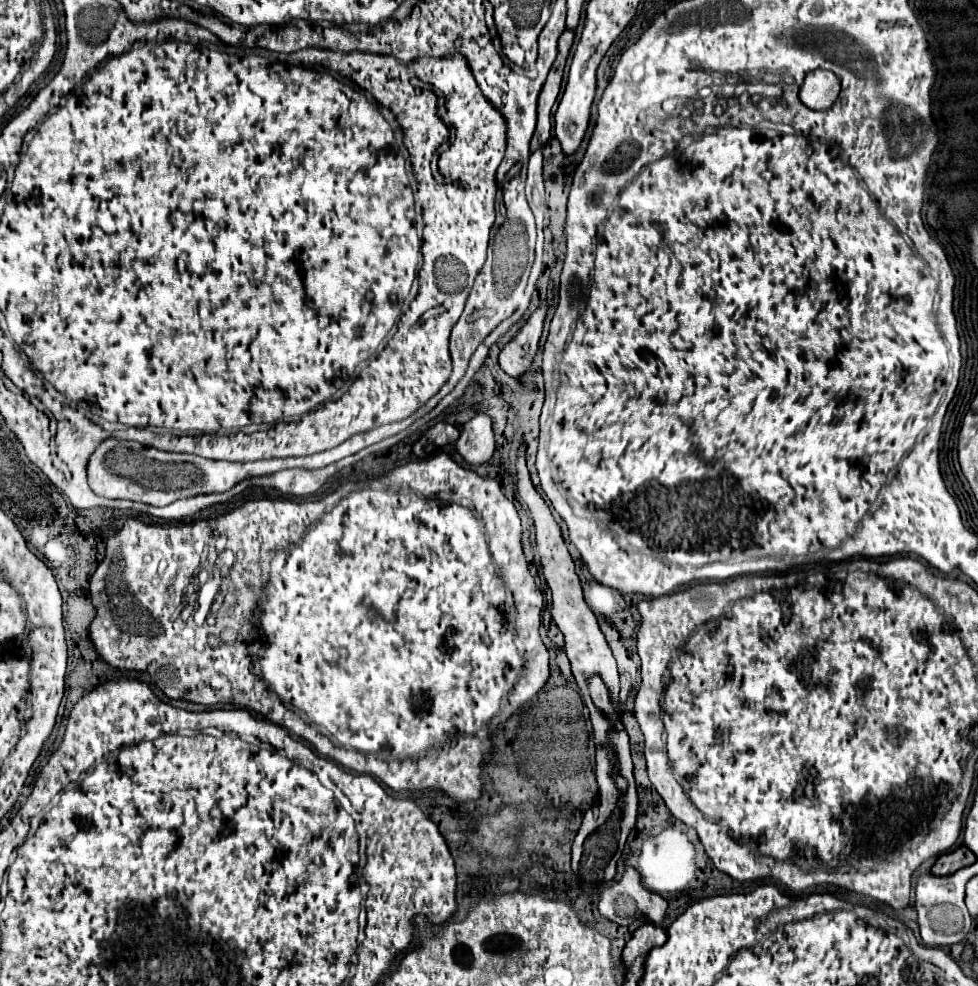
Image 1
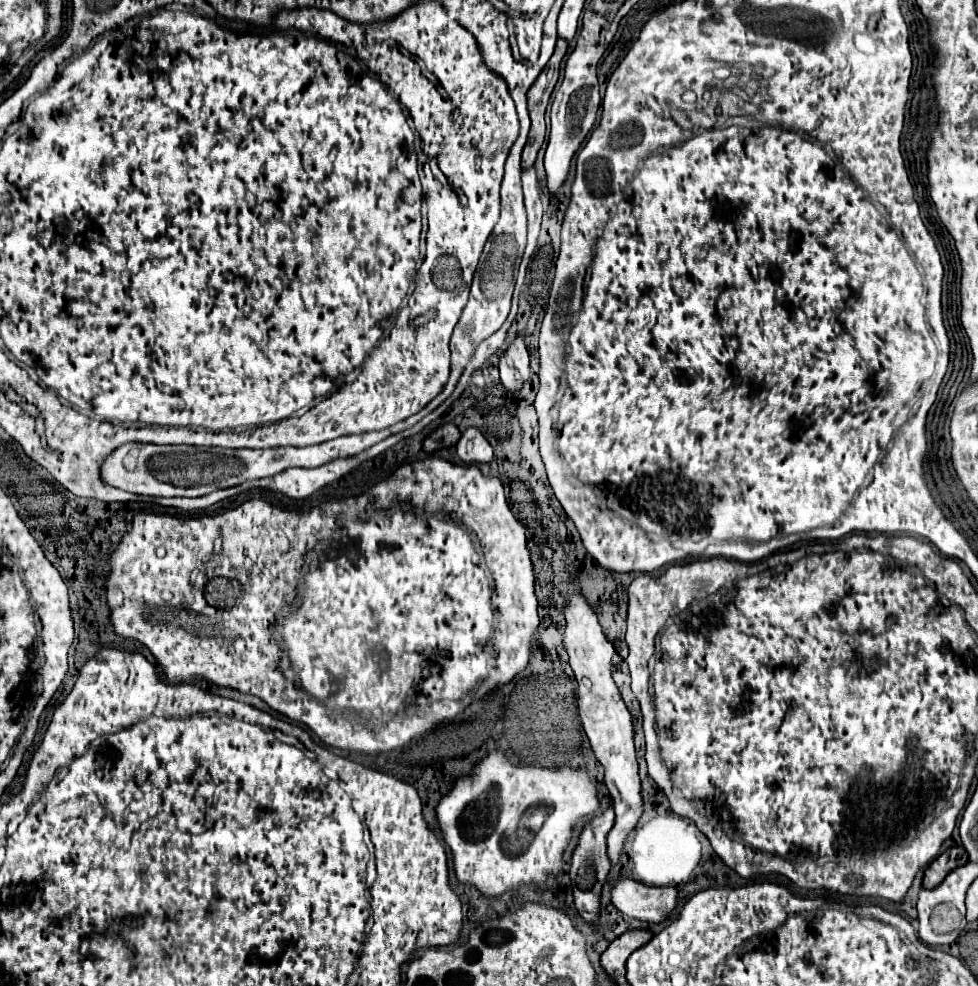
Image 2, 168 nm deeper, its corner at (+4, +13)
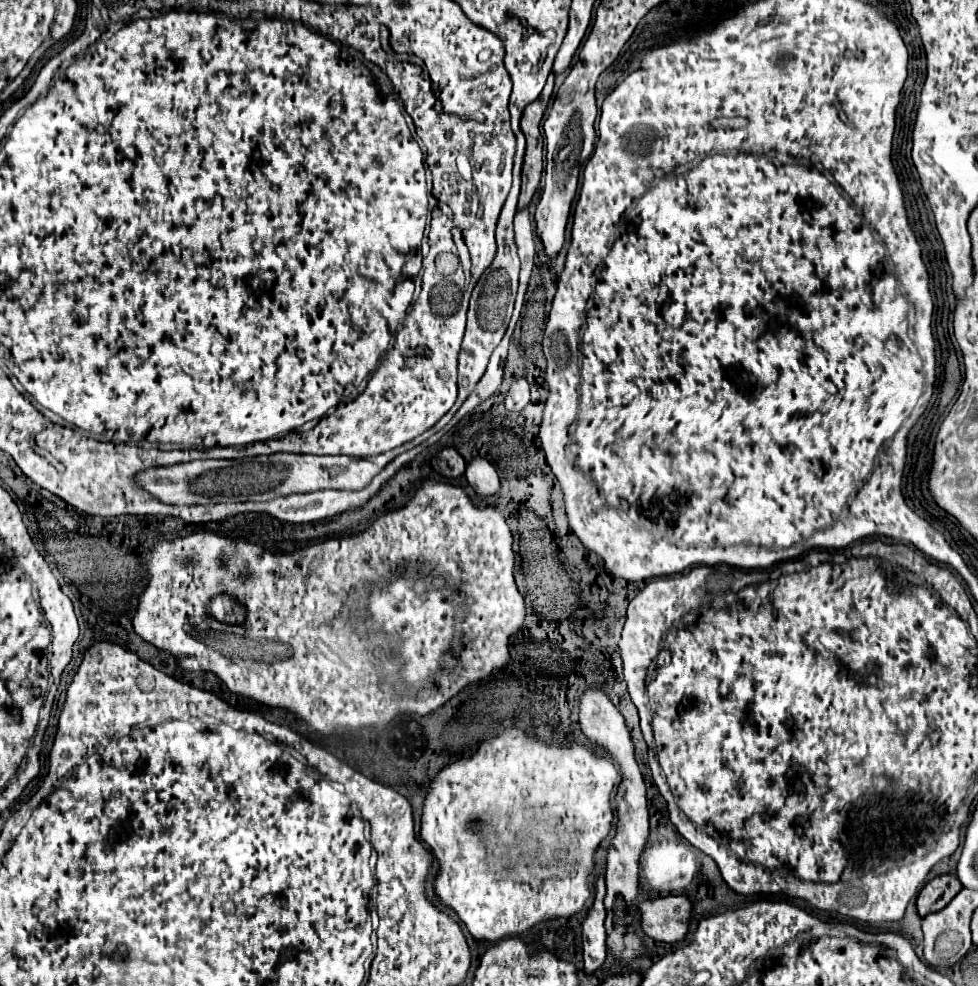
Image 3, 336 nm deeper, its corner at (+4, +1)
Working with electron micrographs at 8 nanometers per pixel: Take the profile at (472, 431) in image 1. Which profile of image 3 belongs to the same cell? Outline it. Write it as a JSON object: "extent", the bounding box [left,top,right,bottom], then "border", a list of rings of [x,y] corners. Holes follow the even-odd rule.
{"extent":[464,457,500,497],"border":[[[474,457],[468,465],[466,465],[466,471],[464,471],[464,477],[466,481],[470,483],[470,487],[482,495],[482,497],[488,497],[488,495],[494,495],[498,489],[500,489],[500,479],[498,479],[498,473],[496,469],[492,467],[492,463],[484,457]]]}

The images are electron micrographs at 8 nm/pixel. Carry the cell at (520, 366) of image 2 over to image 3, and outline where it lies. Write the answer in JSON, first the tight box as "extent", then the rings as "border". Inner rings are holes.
{"extent":[504,377,530,411],"border":[[[516,377],[506,393],[506,399],[504,399],[506,409],[522,411],[528,405],[528,401],[530,401],[530,385],[524,377]]]}

